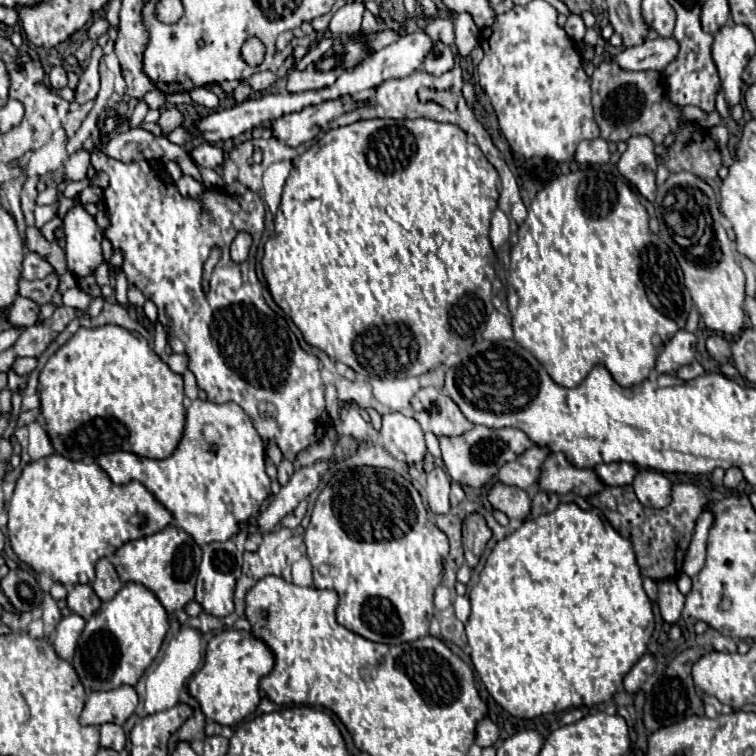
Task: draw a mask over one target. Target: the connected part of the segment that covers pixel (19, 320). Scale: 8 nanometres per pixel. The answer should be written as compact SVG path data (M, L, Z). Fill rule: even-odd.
M17 296L13 300L13 304L9 308L3 310L7 322L11 326L33 326L33 324L39 324L41 320L37 318L37 312L39 312L39 306L29 300L29 298L23 298L23 296Z

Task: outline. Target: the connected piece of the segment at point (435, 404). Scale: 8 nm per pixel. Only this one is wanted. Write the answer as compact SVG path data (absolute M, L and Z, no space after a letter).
M421 388L411 398L411 406L423 432L433 432L435 436L459 436L473 428L459 406L435 388Z

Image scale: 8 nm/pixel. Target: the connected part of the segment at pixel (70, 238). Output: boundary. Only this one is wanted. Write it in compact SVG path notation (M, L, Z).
M75 198L75 204L63 216L65 224L65 254L67 266L75 276L87 276L93 272L101 260L101 230L95 218L85 210L85 206Z

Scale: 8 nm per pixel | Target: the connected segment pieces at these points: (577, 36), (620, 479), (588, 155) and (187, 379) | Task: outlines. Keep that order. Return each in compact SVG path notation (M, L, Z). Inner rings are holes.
M571 14L571 16L567 18L565 32L569 34L569 38L571 38L571 40L583 40L583 36L585 36L585 24L583 24L581 16Z
M615 462L615 464L597 464L593 468L593 472L597 474L597 478L607 484L607 486L623 486L623 484L631 484L631 480L635 478L637 468L633 464L623 464L623 462Z
M603 138L583 140L575 150L575 160L579 164L605 164L609 162L609 148Z
M187 370L183 374L183 381L185 396L191 401L198 399L199 388L197 386L196 378L190 370Z

